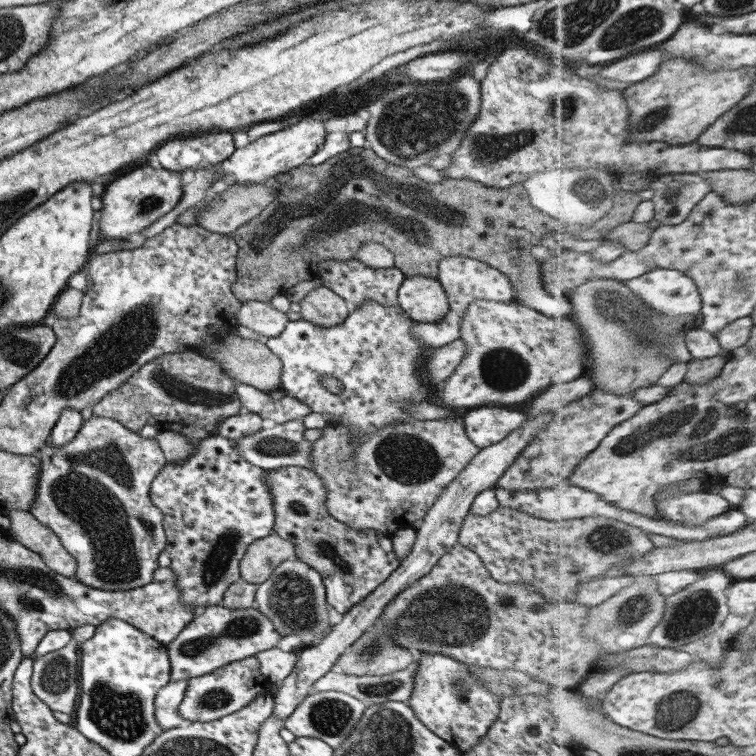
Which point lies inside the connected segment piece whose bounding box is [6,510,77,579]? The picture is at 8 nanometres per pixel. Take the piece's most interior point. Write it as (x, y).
(24, 528)

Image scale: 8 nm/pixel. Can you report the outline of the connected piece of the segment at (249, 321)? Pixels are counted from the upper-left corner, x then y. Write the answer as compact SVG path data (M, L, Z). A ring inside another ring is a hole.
M256 300L244 302L234 316L238 326L244 326L268 338L279 335L290 322L288 314L275 310L270 303Z

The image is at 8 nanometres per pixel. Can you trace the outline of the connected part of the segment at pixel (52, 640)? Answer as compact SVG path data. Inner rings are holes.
M51 630L44 635L31 656L34 659L31 687L34 694L52 711L58 710L69 715L75 712L79 698L78 646L73 641L71 631Z

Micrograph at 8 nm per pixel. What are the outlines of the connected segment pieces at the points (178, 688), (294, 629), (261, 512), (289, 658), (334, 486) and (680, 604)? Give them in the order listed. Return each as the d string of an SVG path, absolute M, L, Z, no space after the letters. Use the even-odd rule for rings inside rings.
M188 679L170 681L157 692L153 704L154 716L162 731L168 731L186 723L180 716L179 706L187 686Z
M286 560L274 569L266 582L257 585L255 606L272 621L281 636L300 636L303 648L323 638L331 629L323 578L317 570L298 560Z
M218 434L209 435L205 439L200 441L197 446L197 451L192 454L185 463L179 465L178 463L166 463L163 469L156 475L156 478L152 481L150 489L150 500L154 506L157 506L164 513L163 528L167 534L167 548L170 553L172 562L169 568L174 571L175 582L181 590L181 596L179 596L179 602L182 601L185 605L190 605L194 610L199 609L199 613L202 609L206 608L204 604L214 604L220 602L226 589L234 584L236 581L241 580L241 574L239 571L239 564L247 548L255 541L270 534L273 534L273 527L275 521L275 506L273 505L273 496L269 489L267 480L269 480L269 470L260 468L251 462L248 462L245 458L241 457L239 448L235 445L232 439L224 438Z
M274 647L257 652L255 657L259 660L262 676L265 676L272 684L276 684L283 681L292 672L297 655L292 650L285 652Z
M447 418L395 422L365 434L359 443L351 439L351 430L346 425L328 425L320 429L323 430L323 435L313 442L311 452L313 464L307 468L315 472L324 483L327 490L328 512L339 520L338 522L354 530L374 530L386 535L393 535L404 528L415 527L420 520L423 520L443 488L462 472L481 449L468 438L462 422Z
M708 568L701 574L700 580L697 580L688 588L668 597L668 606L665 610L664 622L656 627L652 633L652 645L664 648L680 648L694 642L706 638L709 634L720 633L720 628L725 626L725 622L731 613L731 605L729 602L729 591L734 584L734 578L728 578L728 574L722 568Z

